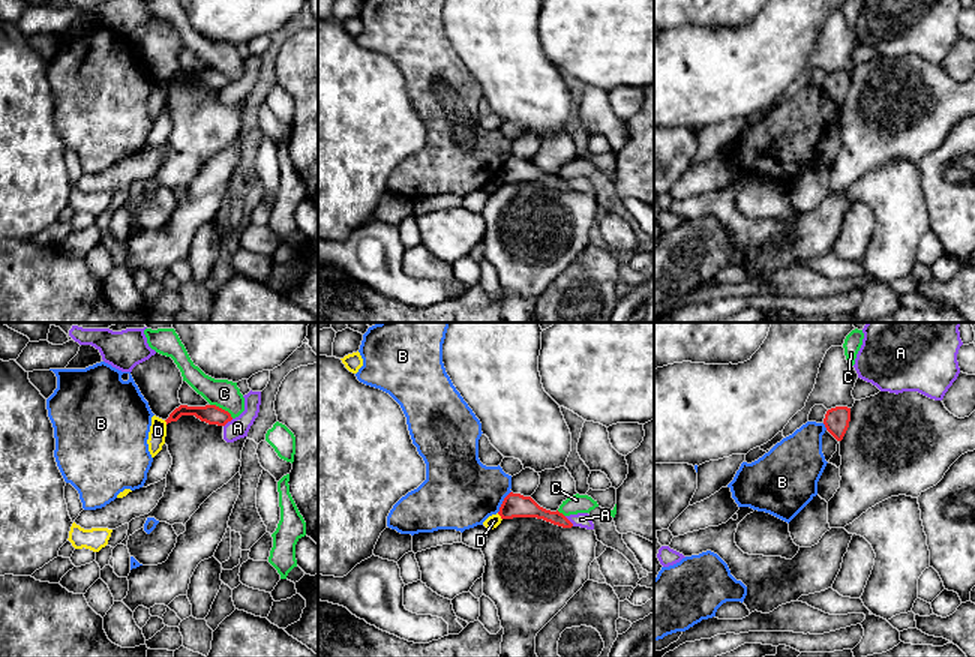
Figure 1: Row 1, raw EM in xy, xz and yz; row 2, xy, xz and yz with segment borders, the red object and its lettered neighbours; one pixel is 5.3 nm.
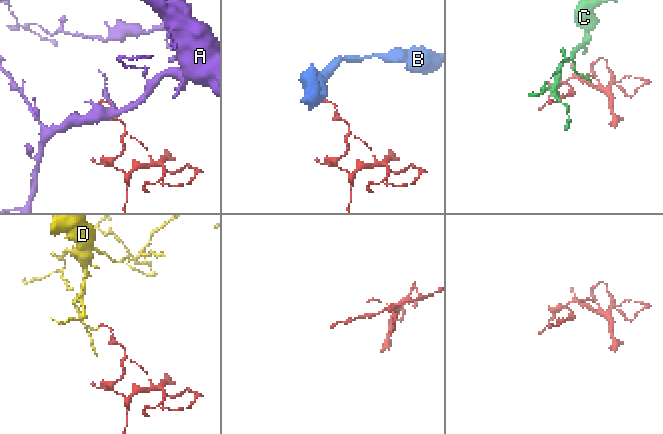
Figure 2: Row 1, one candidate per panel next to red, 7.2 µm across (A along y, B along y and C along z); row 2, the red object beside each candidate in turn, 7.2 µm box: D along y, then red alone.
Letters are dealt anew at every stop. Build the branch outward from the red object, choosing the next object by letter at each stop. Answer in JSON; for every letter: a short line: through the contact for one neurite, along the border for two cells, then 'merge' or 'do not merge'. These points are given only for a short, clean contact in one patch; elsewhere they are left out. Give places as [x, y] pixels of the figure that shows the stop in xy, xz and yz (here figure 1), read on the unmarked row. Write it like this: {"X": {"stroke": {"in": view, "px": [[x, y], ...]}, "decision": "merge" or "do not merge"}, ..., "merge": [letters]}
{"A": {"decision": "do not merge"}, "B": {"stroke": {"in": "xz", "px": [[510, 155], [497, 176]]}, "decision": "do not merge"}, "C": {"stroke": {"in": "xy", "px": [[210, 68], [224, 72], [233, 81]]}, "decision": "do not merge"}, "D": {"stroke": {"in": "xz", "px": [[497, 177], [501, 183]]}, "decision": "do not merge"}, "merge": []}

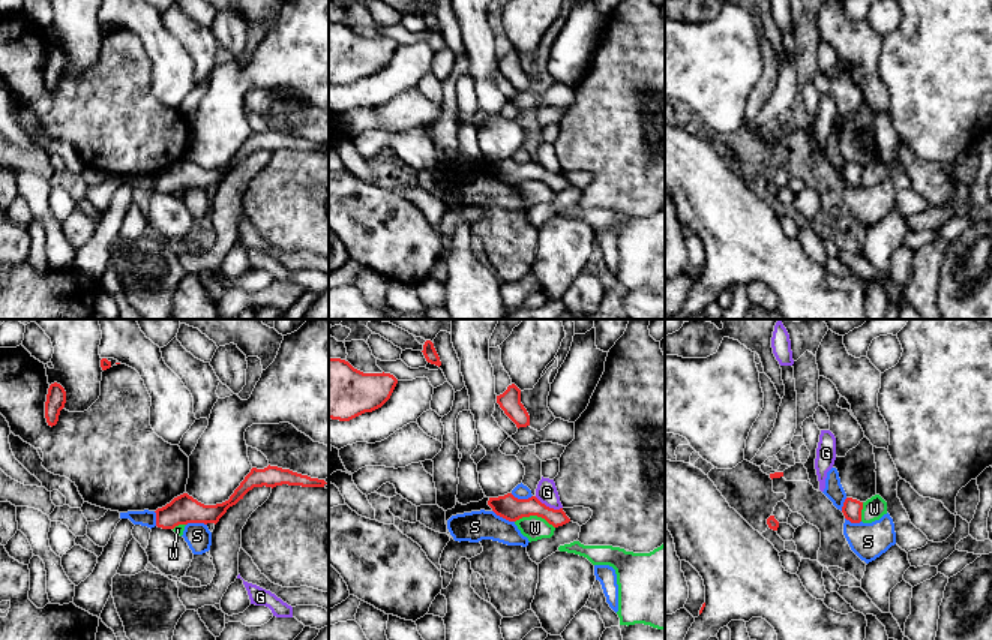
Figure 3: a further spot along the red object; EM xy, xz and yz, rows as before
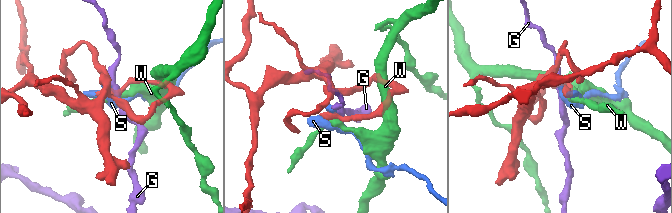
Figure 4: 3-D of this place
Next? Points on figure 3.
{"G": {"stroke": {"in": "xz", "px": [[535, 161], [550, 171], [562, 173]]}, "decision": "do not merge"}, "S": {"stroke": {"in": "xz", "px": [[492, 174], [514, 186]]}, "decision": "do not merge"}, "W": {"decision": "do not merge"}, "merge": []}

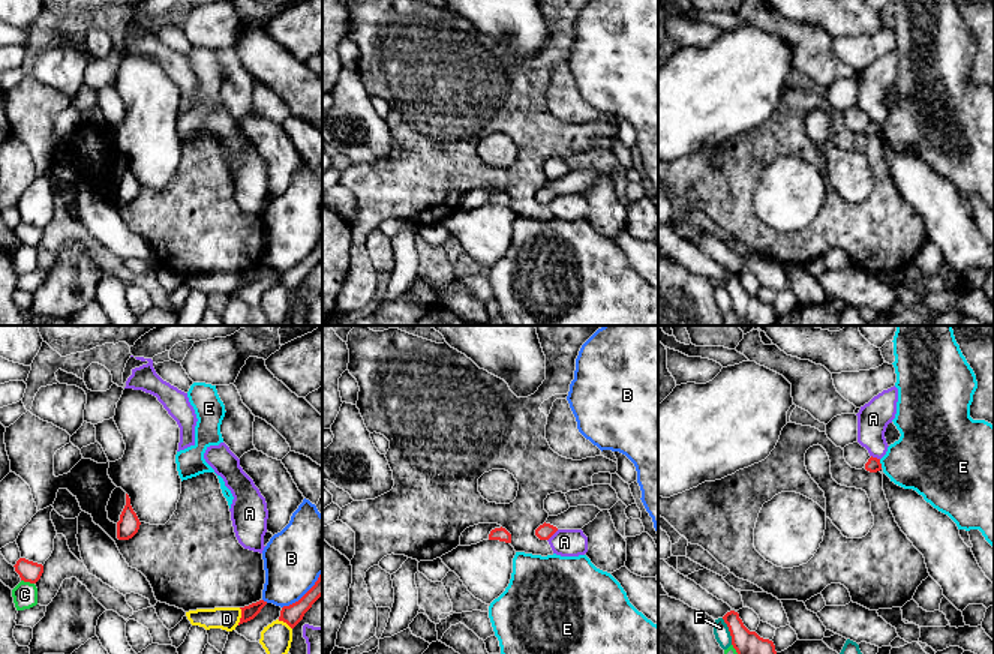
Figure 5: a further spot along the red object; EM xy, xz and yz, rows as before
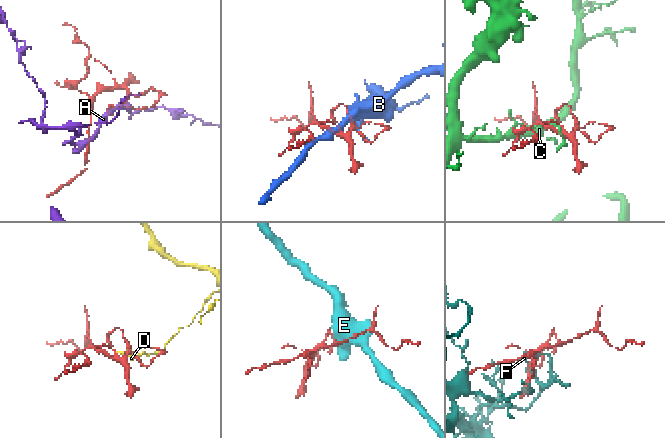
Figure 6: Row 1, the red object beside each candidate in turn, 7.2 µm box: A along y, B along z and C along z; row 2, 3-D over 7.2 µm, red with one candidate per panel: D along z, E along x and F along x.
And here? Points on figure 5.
{"A": {"decision": "do not merge"}, "B": {"decision": "do not merge"}, "C": {"decision": "do not merge"}, "D": {"stroke": {"in": "xy", "px": [[240, 272], [240, 285], [237, 288]]}, "decision": "do not merge"}, "E": {"stroke": {"in": "yz", "px": [[879, 123], [882, 131]]}, "decision": "do not merge"}, "F": {"decision": "do not merge"}, "merge": []}

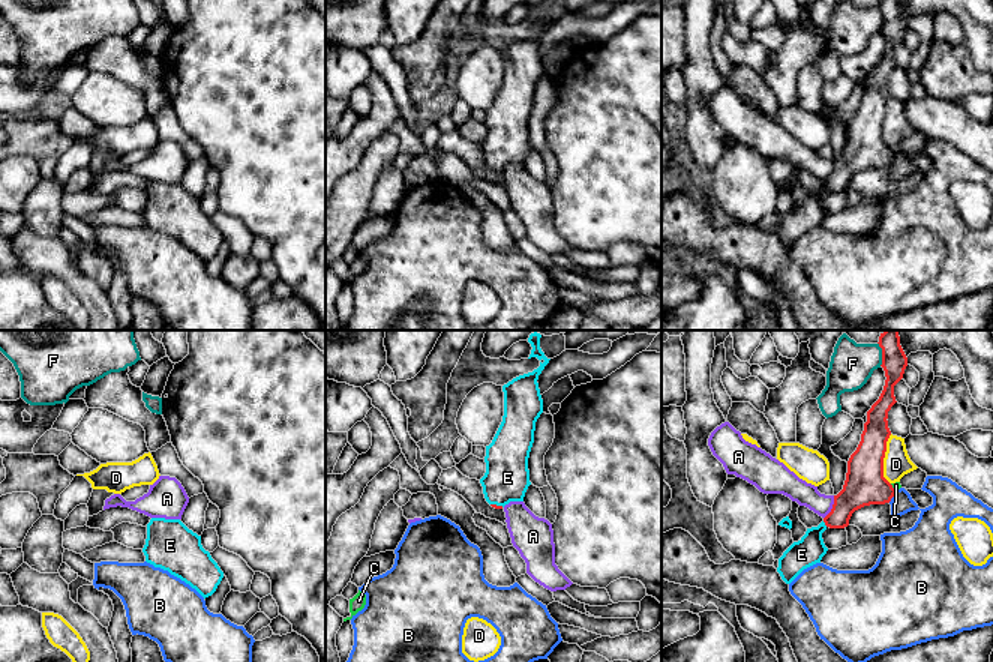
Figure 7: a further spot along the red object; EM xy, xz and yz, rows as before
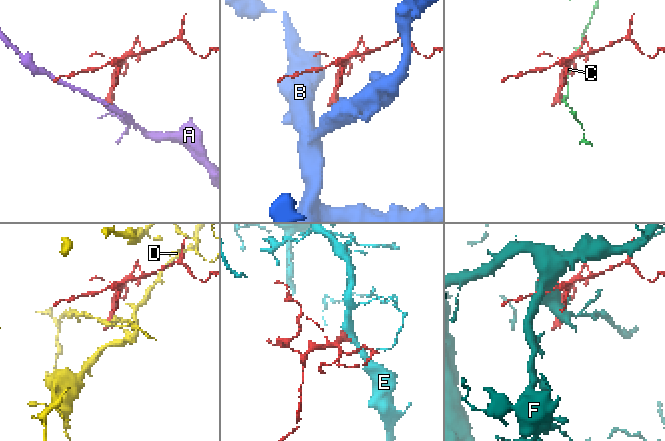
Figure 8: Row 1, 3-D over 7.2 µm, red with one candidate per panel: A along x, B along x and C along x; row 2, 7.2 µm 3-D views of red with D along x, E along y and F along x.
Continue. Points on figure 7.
{"A": {"decision": "do not merge"}, "B": {"decision": "do not merge"}, "C": {"decision": "do not merge"}, "D": {"decision": "do not merge"}, "E": {"stroke": {"in": "yz", "px": [[858, 155], [825, 188], [801, 218]]}, "decision": "merge"}, "F": {"decision": "do not merge"}, "merge": ["E"]}

